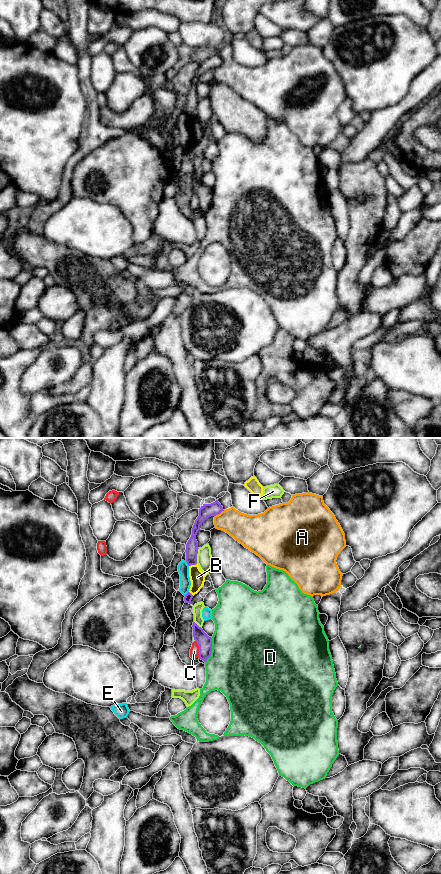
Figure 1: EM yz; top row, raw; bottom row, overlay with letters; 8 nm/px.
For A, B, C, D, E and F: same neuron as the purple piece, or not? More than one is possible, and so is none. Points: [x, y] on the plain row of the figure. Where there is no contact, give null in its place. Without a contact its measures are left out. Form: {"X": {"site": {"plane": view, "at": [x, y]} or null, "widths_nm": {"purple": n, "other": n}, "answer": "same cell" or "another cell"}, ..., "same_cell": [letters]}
{"A": {"site": {"plane": "yz", "at": [219, 65]}, "widths_nm": {"purple": 110, "other": 240}, "answer": "another cell"}, "B": {"site": {"plane": "yz", "at": [192, 116]}, "widths_nm": {"purple": 100, "other": 120}, "answer": "another cell"}, "C": {"site": {"plane": "yz", "at": [199, 201]}, "widths_nm": {"purple": 120, "other": 80}, "answer": "another cell"}, "D": {"site": {"plane": "yz", "at": [211, 202]}, "widths_nm": {"purple": 120, "other": 500}, "answer": "another cell"}, "E": {"site": {"plane": "yz", "at": [187, 115]}, "widths_nm": {"purple": 100, "other": 100}, "answer": "another cell"}, "F": {"site": {"plane": "yz", "at": [196, 108]}, "widths_nm": {"purple": 100, "other": 130}, "answer": "another cell"}, "same_cell": []}

